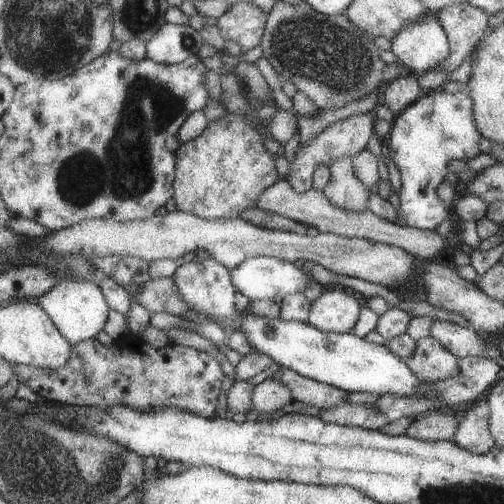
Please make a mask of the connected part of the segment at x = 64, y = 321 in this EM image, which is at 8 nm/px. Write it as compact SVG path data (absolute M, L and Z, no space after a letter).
M64 281L41 297L39 303L46 309L46 312L50 313L64 336L75 345L94 340L104 331L113 309L99 281Z

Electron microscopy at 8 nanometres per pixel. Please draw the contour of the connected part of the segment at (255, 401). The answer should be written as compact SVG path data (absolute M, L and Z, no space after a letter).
M274 376L254 385L254 390L252 390L251 406L260 417L266 417L270 412L284 408L291 401L293 401L293 394L290 392L290 388L278 380L274 380Z

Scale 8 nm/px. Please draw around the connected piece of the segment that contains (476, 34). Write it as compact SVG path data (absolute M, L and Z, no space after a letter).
M468 1L441 8L436 16L449 36L450 56L438 68L452 72L482 42L488 28L489 14Z

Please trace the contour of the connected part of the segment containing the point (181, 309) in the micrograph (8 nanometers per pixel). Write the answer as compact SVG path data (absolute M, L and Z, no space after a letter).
M150 278L131 296L134 303L151 312L183 315L192 310L180 296L172 278Z

